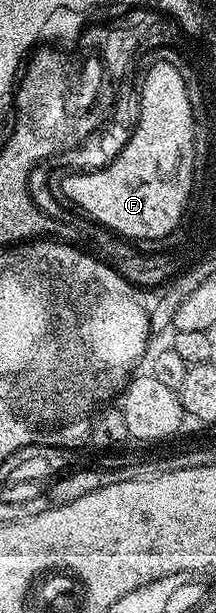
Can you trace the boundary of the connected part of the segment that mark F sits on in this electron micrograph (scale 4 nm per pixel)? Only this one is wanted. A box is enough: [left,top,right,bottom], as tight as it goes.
[58,66,192,241]

